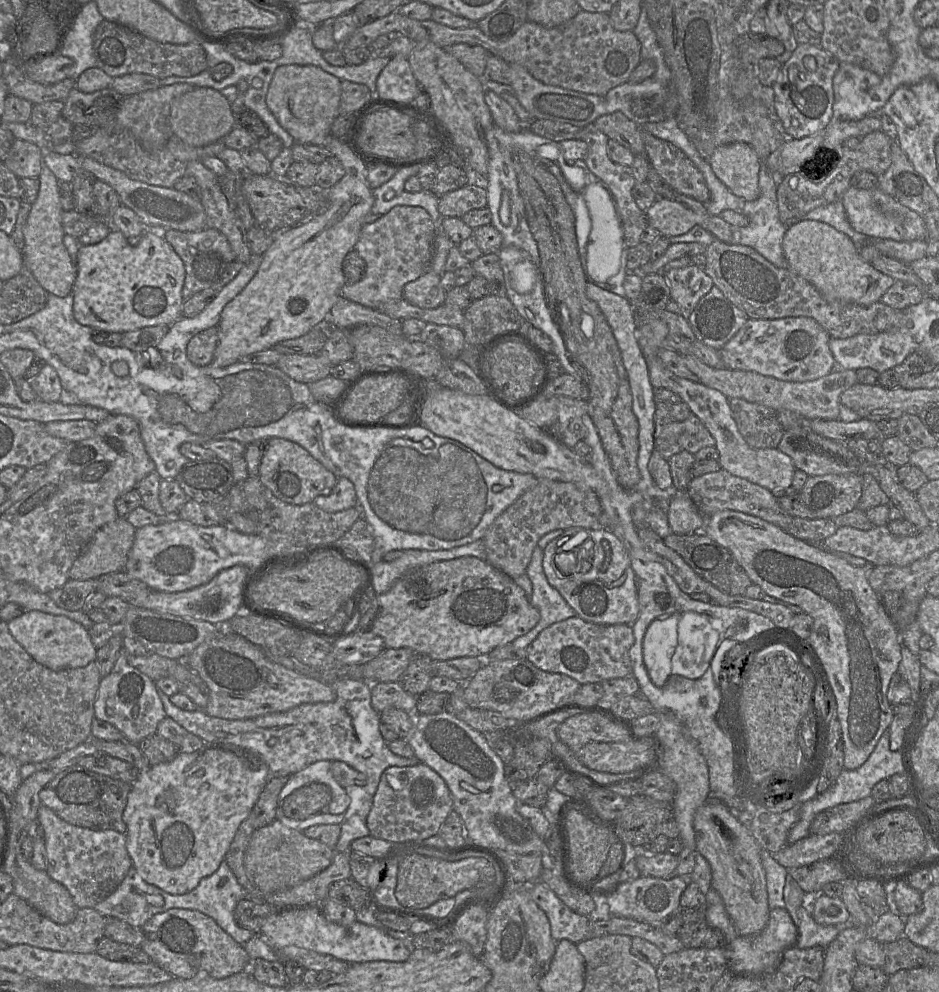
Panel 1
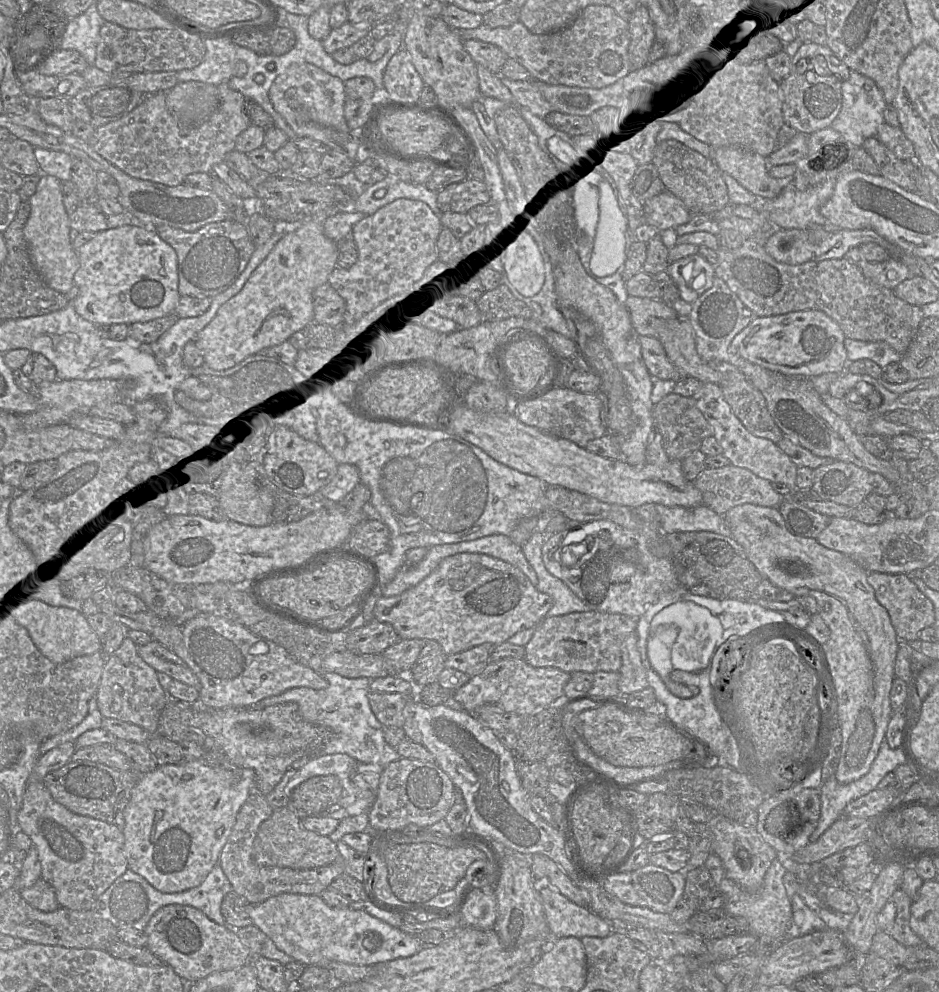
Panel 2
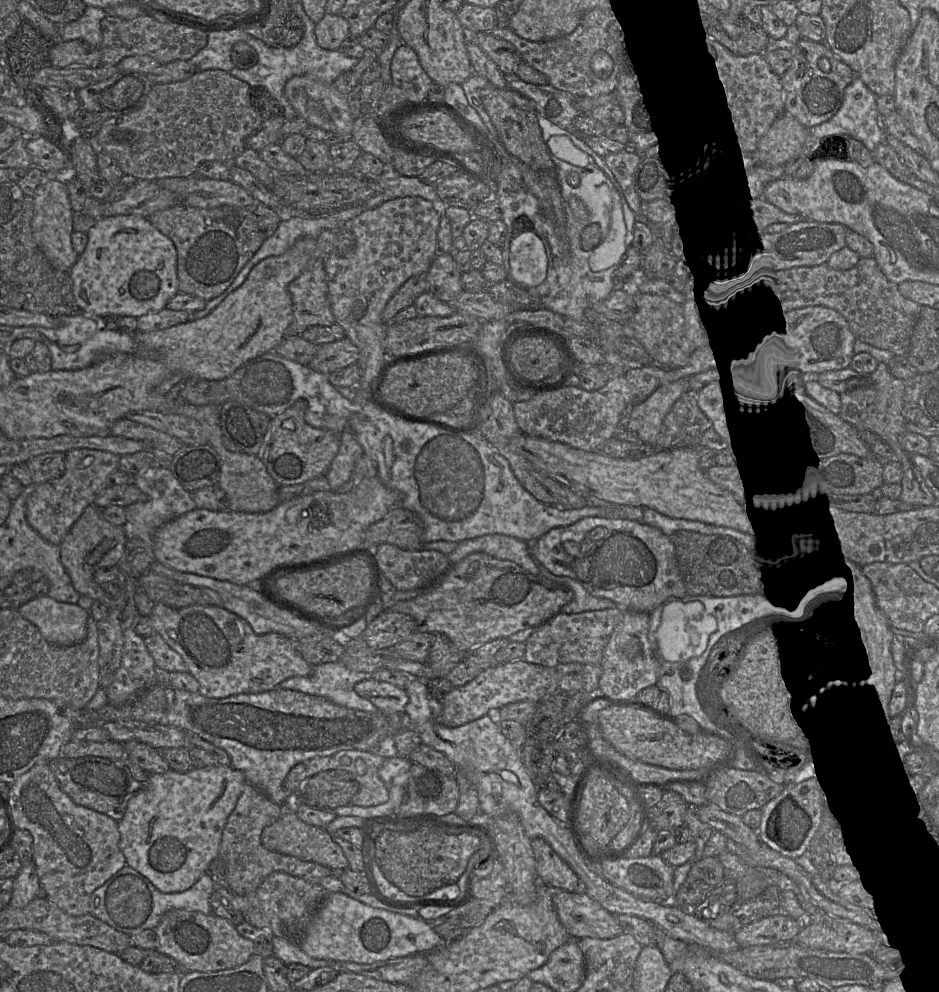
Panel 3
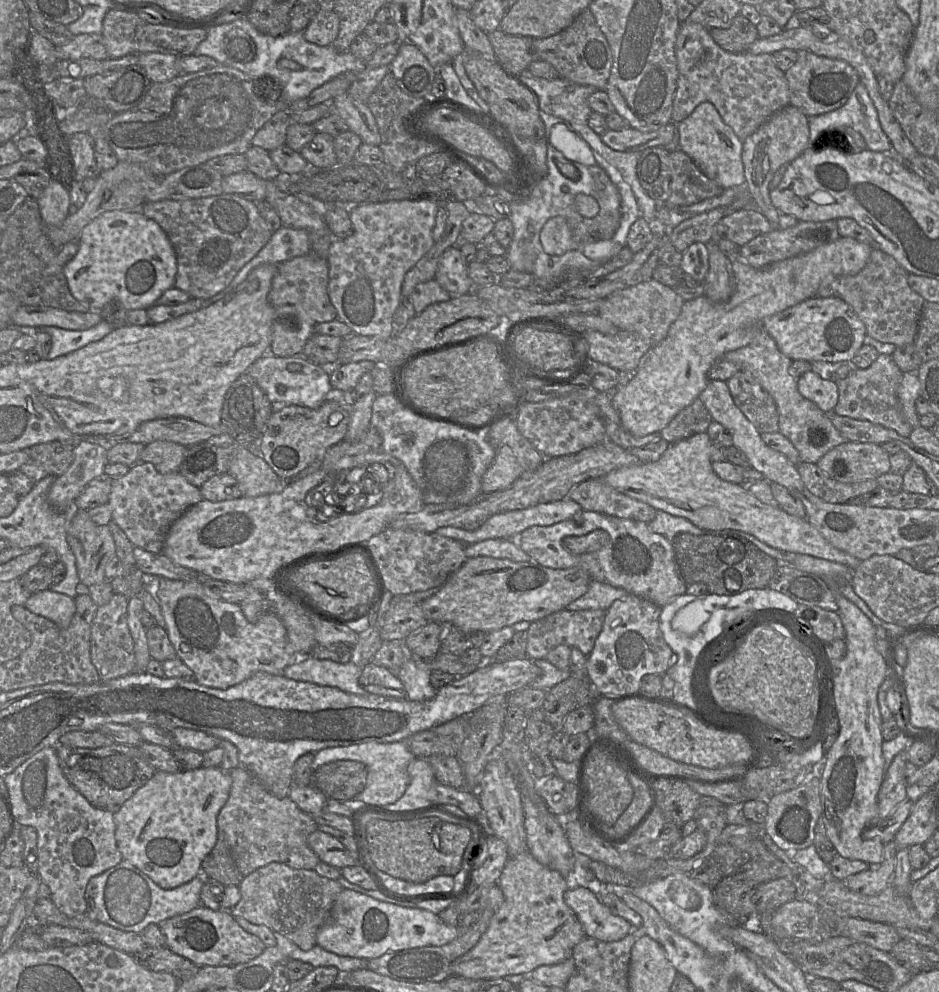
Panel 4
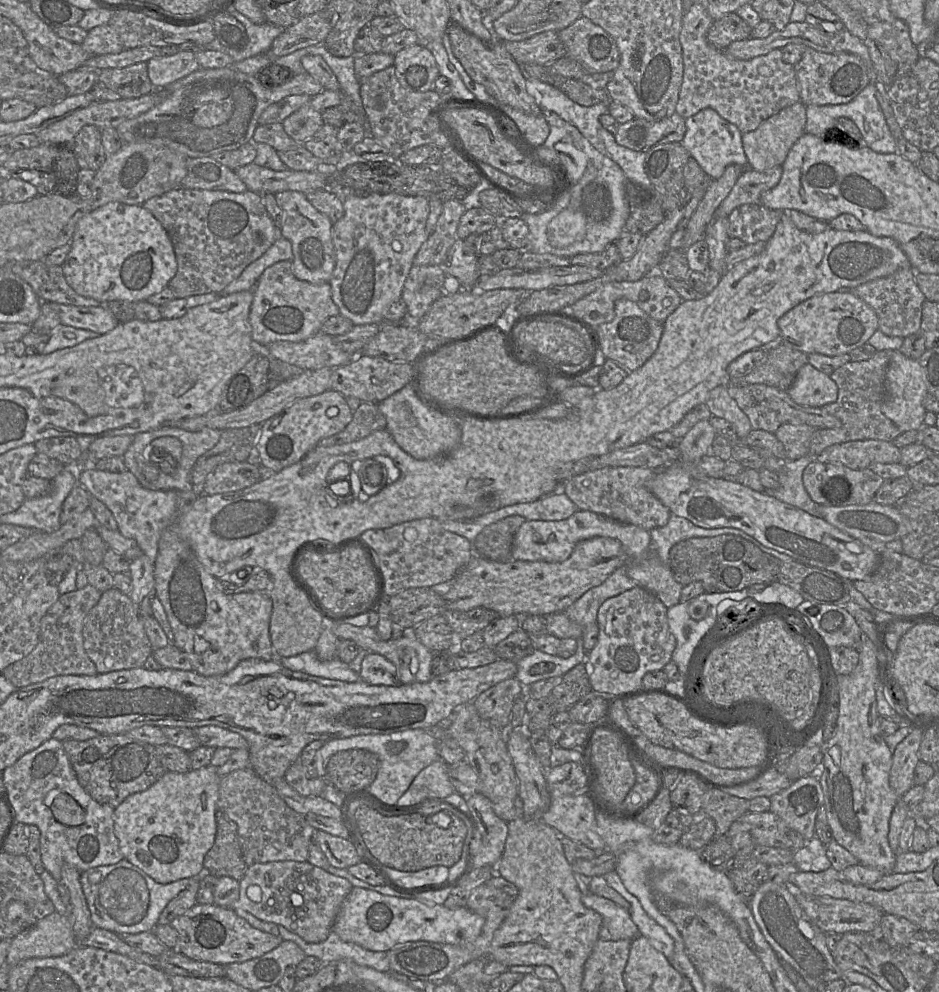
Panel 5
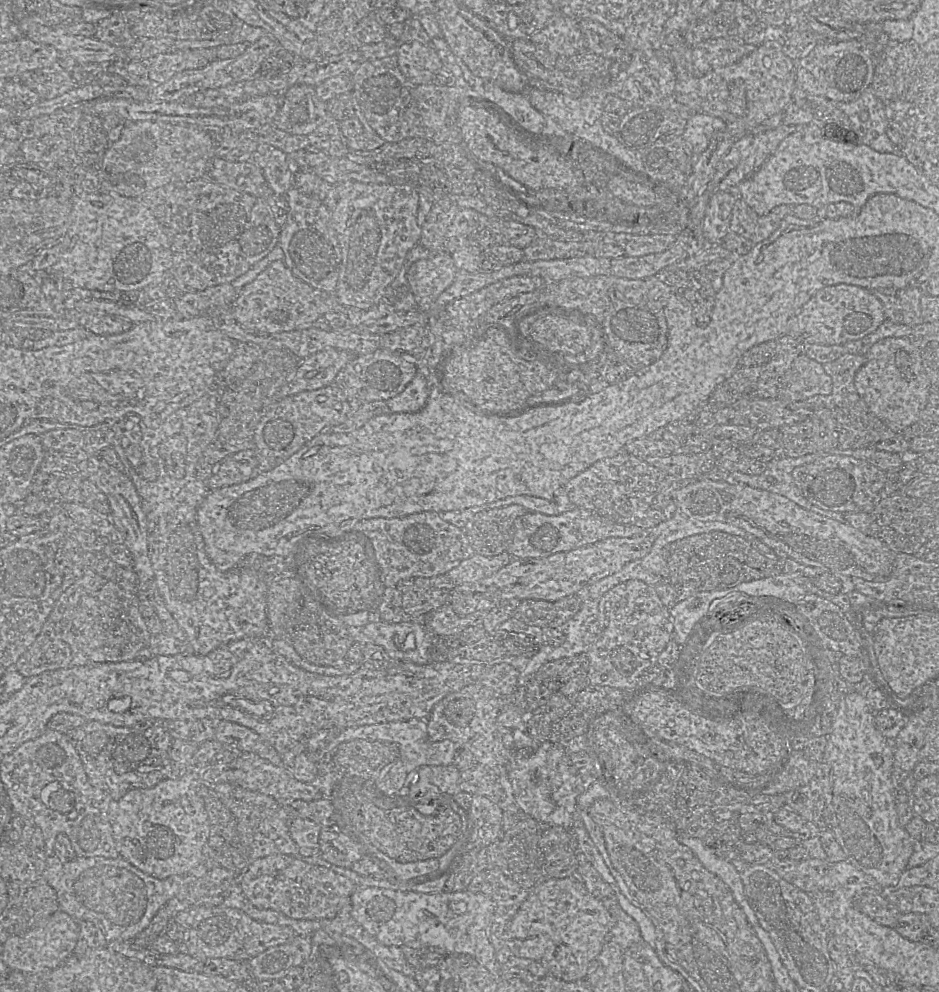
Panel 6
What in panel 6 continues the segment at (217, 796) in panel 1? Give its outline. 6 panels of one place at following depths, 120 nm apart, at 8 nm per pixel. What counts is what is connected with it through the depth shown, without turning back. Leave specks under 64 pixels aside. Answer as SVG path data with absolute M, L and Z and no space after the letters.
M191 770L188 772L183 772L180 775L176 775L175 777L165 779L152 788L132 789L120 799L112 800L109 807L109 820L113 830L113 839L115 841L116 850L119 852L120 856L144 873L158 879L165 879L171 875L184 875L199 865L204 860L204 847L210 833L210 824L208 814L205 809L204 800L199 795L199 788L202 786L202 784L205 783L200 779L198 771Z

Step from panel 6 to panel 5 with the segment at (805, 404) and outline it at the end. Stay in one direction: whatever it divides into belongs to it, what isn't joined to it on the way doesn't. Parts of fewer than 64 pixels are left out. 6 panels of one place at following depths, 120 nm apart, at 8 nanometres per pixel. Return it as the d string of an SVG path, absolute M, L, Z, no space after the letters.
M876 350L870 359L859 362L851 360L831 373L830 378L838 387L837 400L820 408L838 418L842 425L833 429L816 429L810 439L808 455L818 455L832 445L855 440L875 439L892 442L901 434L898 427L881 410L889 356L888 351Z

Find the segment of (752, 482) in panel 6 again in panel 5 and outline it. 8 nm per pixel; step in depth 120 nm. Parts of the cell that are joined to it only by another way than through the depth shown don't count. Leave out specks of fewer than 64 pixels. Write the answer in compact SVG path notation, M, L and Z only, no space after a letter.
M806 455L797 460L783 460L782 467L777 473L779 486L773 490L764 489L763 492L815 517L820 517L818 504L810 498L802 482L805 467L815 459L816 455Z

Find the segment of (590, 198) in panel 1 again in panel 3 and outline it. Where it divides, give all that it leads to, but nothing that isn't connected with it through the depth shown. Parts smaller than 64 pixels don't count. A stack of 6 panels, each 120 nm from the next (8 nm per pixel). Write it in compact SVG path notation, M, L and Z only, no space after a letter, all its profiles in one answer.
M609 181L612 196L610 230L606 239L591 251L589 266L592 271L599 272L620 264L626 251L625 237L627 233L620 196Z

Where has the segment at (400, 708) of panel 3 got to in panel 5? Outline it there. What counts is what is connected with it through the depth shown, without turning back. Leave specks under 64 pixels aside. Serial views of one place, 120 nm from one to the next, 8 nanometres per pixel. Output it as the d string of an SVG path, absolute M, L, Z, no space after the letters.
M375 652L366 654L359 675L361 680L371 685L397 686L401 683L395 665Z

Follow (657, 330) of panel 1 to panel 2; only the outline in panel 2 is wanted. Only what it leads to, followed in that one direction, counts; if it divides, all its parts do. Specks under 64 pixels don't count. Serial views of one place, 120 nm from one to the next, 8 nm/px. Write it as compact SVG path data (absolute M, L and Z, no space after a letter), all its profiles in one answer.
M703 383L692 397L696 402L697 408L712 426L713 436L721 445L723 449L722 454L729 460L730 464L745 468L771 483L784 484L792 492L800 491L796 486L796 469L798 466L771 440L757 437L743 426L741 421L732 412L719 385Z

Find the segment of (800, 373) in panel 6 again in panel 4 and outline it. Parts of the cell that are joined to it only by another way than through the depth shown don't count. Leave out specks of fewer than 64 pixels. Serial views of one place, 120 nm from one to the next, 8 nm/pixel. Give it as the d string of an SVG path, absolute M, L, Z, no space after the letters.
M812 370L797 378L799 393L813 402L825 413L834 413L838 402L838 389L835 382L824 380Z

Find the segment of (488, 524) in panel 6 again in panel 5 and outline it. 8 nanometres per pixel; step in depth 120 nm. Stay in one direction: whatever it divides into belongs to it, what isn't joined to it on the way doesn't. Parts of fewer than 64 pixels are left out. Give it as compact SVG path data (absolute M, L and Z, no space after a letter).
M512 515L486 526L472 542L474 554L490 560L509 559L514 536L525 521Z

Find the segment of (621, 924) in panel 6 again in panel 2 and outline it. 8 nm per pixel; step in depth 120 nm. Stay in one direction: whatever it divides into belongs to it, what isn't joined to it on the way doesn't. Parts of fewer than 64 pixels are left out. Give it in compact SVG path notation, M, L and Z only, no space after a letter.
M540 886L539 897L553 938L604 938L612 933L612 924L587 906L579 906L552 886Z

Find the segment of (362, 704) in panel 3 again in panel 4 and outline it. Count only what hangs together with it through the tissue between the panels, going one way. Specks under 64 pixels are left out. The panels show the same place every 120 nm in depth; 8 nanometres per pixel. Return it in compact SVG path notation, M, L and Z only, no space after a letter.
M306 656L303 661L288 665L283 675L296 681L336 687L347 693L364 695L368 692L358 681L362 668L363 666L357 666L352 661L338 663L330 659Z

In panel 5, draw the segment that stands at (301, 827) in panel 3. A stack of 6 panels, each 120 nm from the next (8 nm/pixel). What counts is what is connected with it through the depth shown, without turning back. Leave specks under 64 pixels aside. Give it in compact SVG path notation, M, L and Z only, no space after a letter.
M316 830L314 842L318 844L330 865L335 868L348 869L350 866L362 863L364 855L359 854L348 839Z

